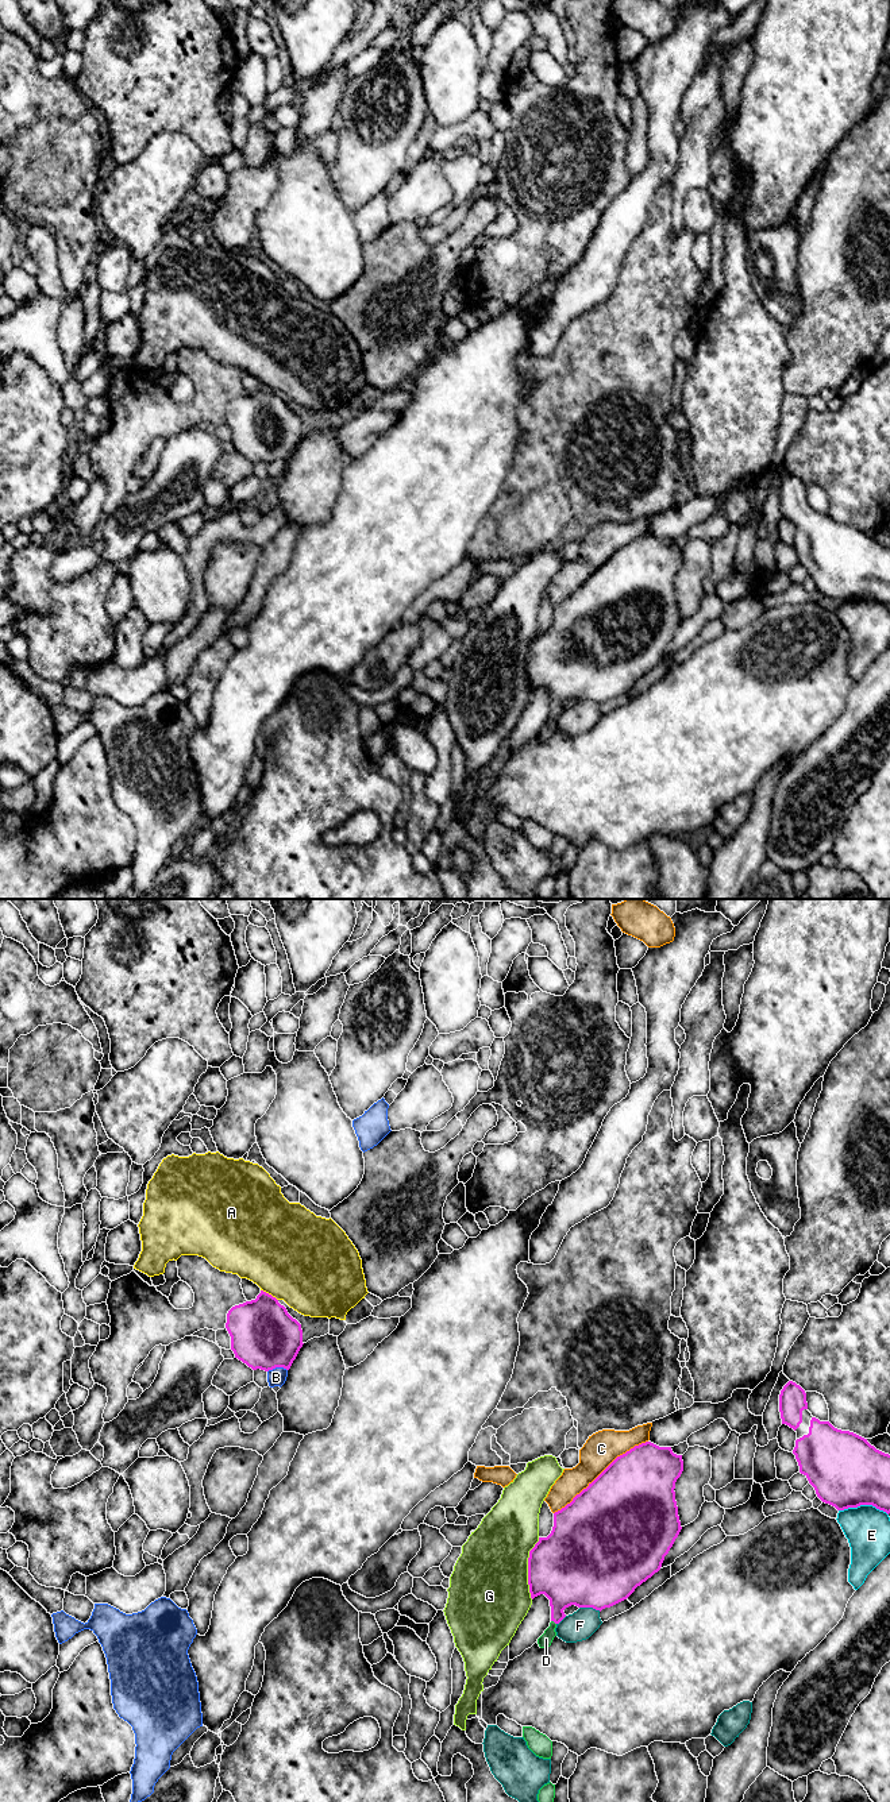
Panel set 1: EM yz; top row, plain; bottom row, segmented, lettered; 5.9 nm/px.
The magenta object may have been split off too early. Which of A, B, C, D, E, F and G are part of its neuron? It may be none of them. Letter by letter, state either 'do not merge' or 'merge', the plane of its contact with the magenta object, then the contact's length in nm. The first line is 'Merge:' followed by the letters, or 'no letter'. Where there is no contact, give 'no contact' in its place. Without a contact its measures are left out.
Merge: no letter
A: do not merge | yz | 120 nm
B: do not merge | yz | 120 nm
C: do not merge | yz | 700 nm
D: do not merge | yz | 40 nm
E: do not merge | yz | 300 nm
F: do not merge | yz | 130 nm
G: do not merge | yz | 380 nm

